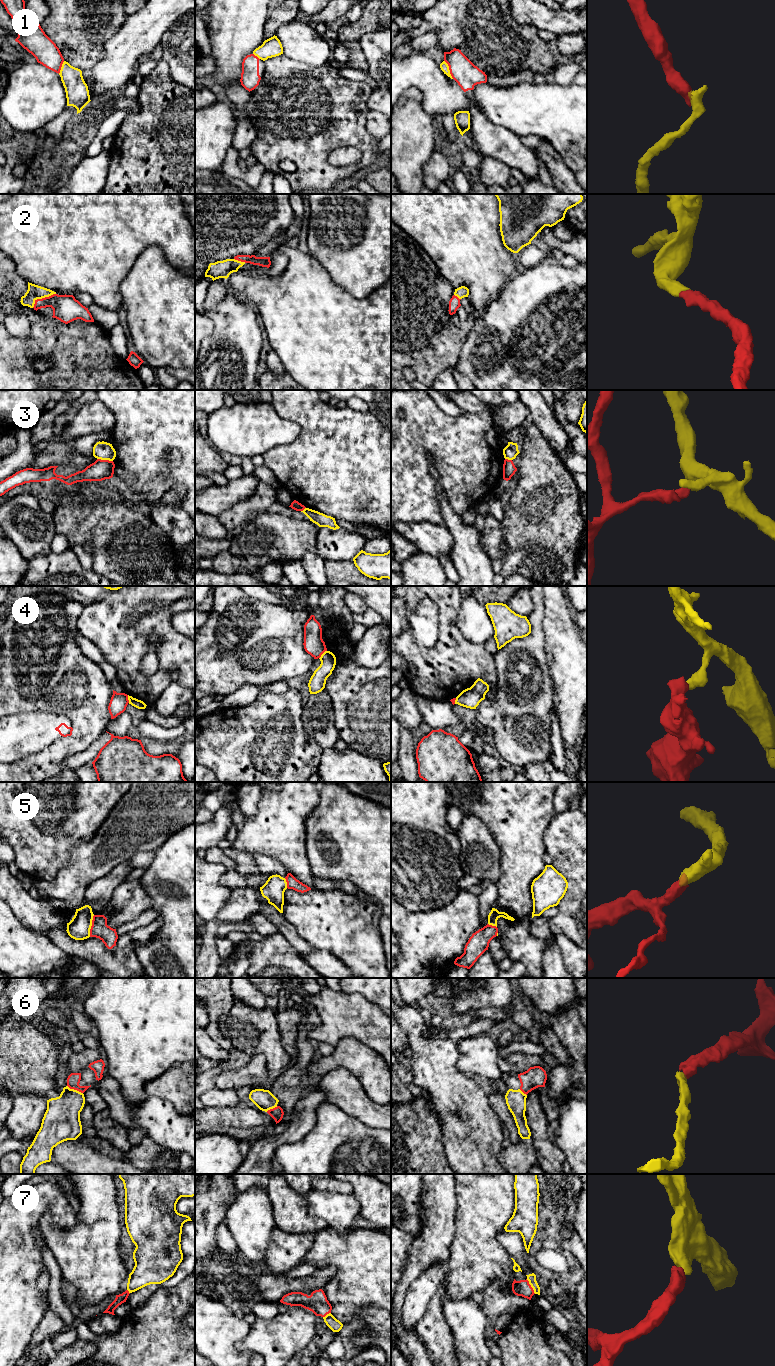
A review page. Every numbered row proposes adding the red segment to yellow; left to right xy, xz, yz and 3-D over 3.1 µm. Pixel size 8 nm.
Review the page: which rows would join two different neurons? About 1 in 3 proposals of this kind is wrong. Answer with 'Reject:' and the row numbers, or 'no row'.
Reject: 1, 3, 4

